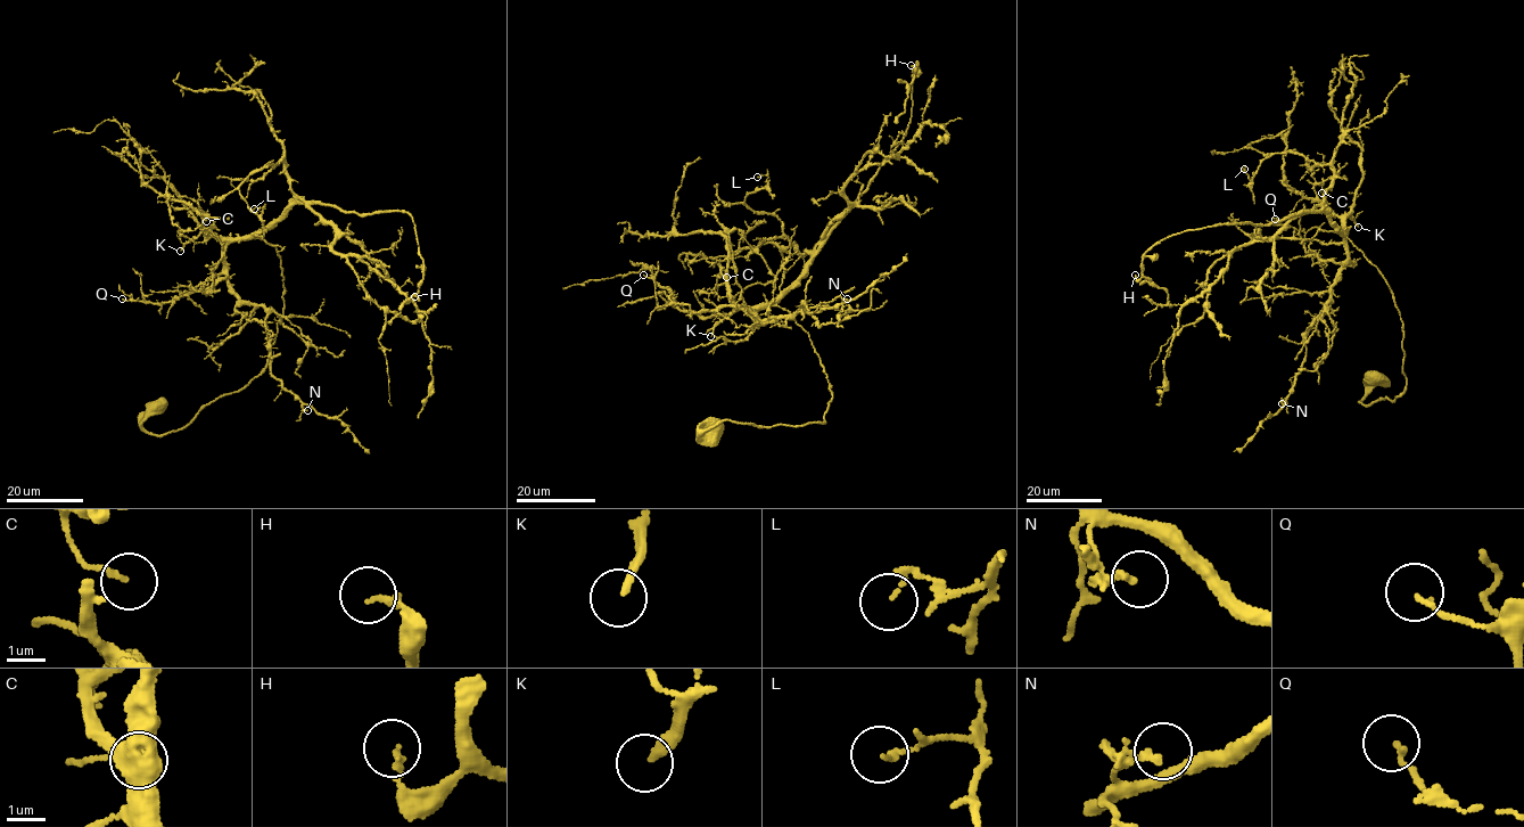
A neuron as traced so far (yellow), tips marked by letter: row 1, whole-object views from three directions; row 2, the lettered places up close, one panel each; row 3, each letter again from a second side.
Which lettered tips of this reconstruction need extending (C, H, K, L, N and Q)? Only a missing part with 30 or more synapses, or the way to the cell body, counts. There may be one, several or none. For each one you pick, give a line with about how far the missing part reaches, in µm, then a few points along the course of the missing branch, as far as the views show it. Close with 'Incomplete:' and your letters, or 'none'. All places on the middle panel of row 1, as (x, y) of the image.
K: 25 µm | (710, 336), (705, 341), (695, 336), (694, 317), (686, 309), (684, 317), (670, 332)
Incomplete: K

